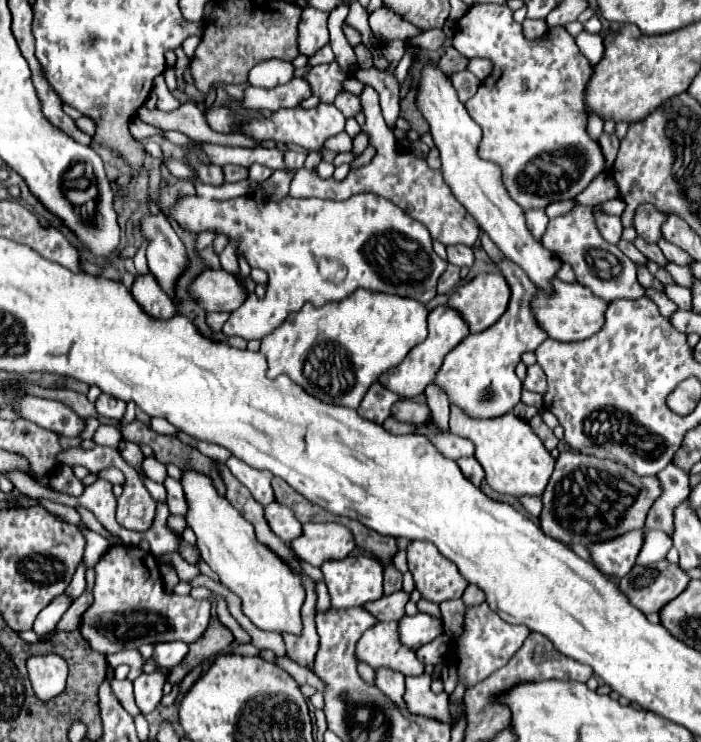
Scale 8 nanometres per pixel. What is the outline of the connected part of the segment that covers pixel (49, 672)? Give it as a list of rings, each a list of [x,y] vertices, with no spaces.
[[[56,654],[32,656],[28,660],[28,674],[34,692],[40,700],[52,700],[66,688],[68,666]]]

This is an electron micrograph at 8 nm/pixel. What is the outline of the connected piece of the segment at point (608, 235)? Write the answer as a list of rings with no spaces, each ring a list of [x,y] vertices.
[[[594,206],[592,208],[594,212],[594,218],[596,218],[596,226],[600,230],[600,234],[604,236],[604,240],[616,244],[622,236],[622,222],[620,222],[620,216],[612,216],[612,214],[604,214],[602,212],[602,206]]]

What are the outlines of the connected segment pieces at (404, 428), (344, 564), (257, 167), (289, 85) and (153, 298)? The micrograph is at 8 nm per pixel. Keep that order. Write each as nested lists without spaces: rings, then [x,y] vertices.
[[[391,416],[383,423],[383,427],[390,433],[402,435],[411,433],[415,426],[408,423],[401,423],[394,420]]]
[[[358,554],[346,556],[342,560],[330,560],[324,562],[320,570],[324,574],[324,582],[330,592],[332,608],[352,608],[382,598],[382,564],[374,556]]]
[[[252,164],[250,168],[248,168],[248,178],[250,180],[254,180],[256,184],[260,184],[260,182],[264,182],[264,180],[268,180],[270,176],[272,176],[272,168],[268,168],[268,166],[262,166],[262,164]]]
[[[294,78],[292,82],[286,82],[282,86],[274,88],[252,88],[248,86],[244,90],[242,106],[252,112],[270,110],[276,112],[280,108],[294,108],[300,104],[300,100],[310,96],[310,86],[302,82],[302,78]]]
[[[152,274],[138,276],[132,284],[132,296],[134,300],[146,310],[146,314],[152,314],[152,318],[158,320],[170,320],[176,314],[176,308],[168,294],[158,286],[156,278]]]

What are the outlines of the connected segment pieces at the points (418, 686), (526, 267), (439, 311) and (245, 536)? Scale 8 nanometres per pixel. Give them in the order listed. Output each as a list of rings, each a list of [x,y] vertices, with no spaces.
[[[430,674],[420,676],[406,676],[406,710],[412,714],[422,714],[426,718],[436,718],[440,722],[450,724],[450,712],[448,712],[448,694],[434,694],[430,690]]]
[[[428,64],[422,70],[422,80],[418,88],[418,108],[430,124],[430,132],[440,150],[444,180],[450,186],[452,194],[488,232],[490,240],[502,250],[502,254],[510,258],[514,264],[518,264],[536,288],[540,288],[544,294],[550,294],[550,282],[556,278],[562,260],[556,258],[554,252],[550,252],[546,246],[540,244],[540,240],[536,240],[530,234],[524,210],[510,198],[510,194],[506,194],[506,186],[502,182],[502,168],[478,156],[482,130],[468,116],[464,104],[456,96],[452,82],[438,70],[438,66]]]
[[[436,306],[428,314],[428,338],[424,342],[420,342],[418,346],[414,346],[414,350],[410,350],[410,354],[406,354],[406,358],[398,366],[394,366],[394,370],[388,370],[386,374],[382,374],[380,382],[402,398],[412,398],[412,396],[422,394],[424,388],[434,382],[438,368],[444,362],[444,356],[454,346],[458,346],[468,334],[470,332],[466,328],[466,322],[462,322],[462,314],[458,314],[458,310],[454,310],[450,306]]]
[[[184,472],[182,486],[190,506],[186,522],[198,538],[196,546],[200,556],[218,576],[218,580],[242,600],[244,616],[248,616],[250,622],[260,630],[300,636],[300,608],[306,598],[300,576],[290,570],[286,562],[278,558],[278,554],[256,540],[254,526],[244,520],[242,514],[224,496],[218,496],[208,476],[198,472]]]

